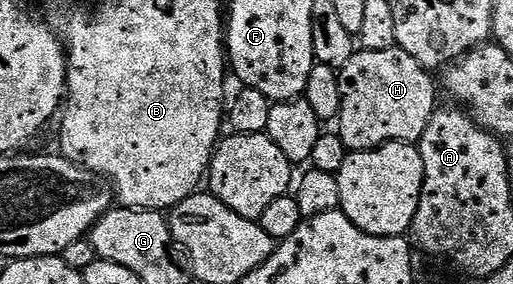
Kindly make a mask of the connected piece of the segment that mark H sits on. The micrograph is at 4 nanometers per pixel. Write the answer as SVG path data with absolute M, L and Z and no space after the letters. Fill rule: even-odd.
M397 45L390 47L386 51L364 51L359 50L350 58L348 65L344 65L338 71L338 80L340 81L340 93L342 94L342 104L340 113L336 120L336 134L342 139L347 152L351 151L370 151L373 147L383 147L385 143L412 143L417 144L422 138L424 129L428 129L428 121L434 116L436 104L434 104L434 83L430 80L431 72L418 64L416 57L408 57Z

